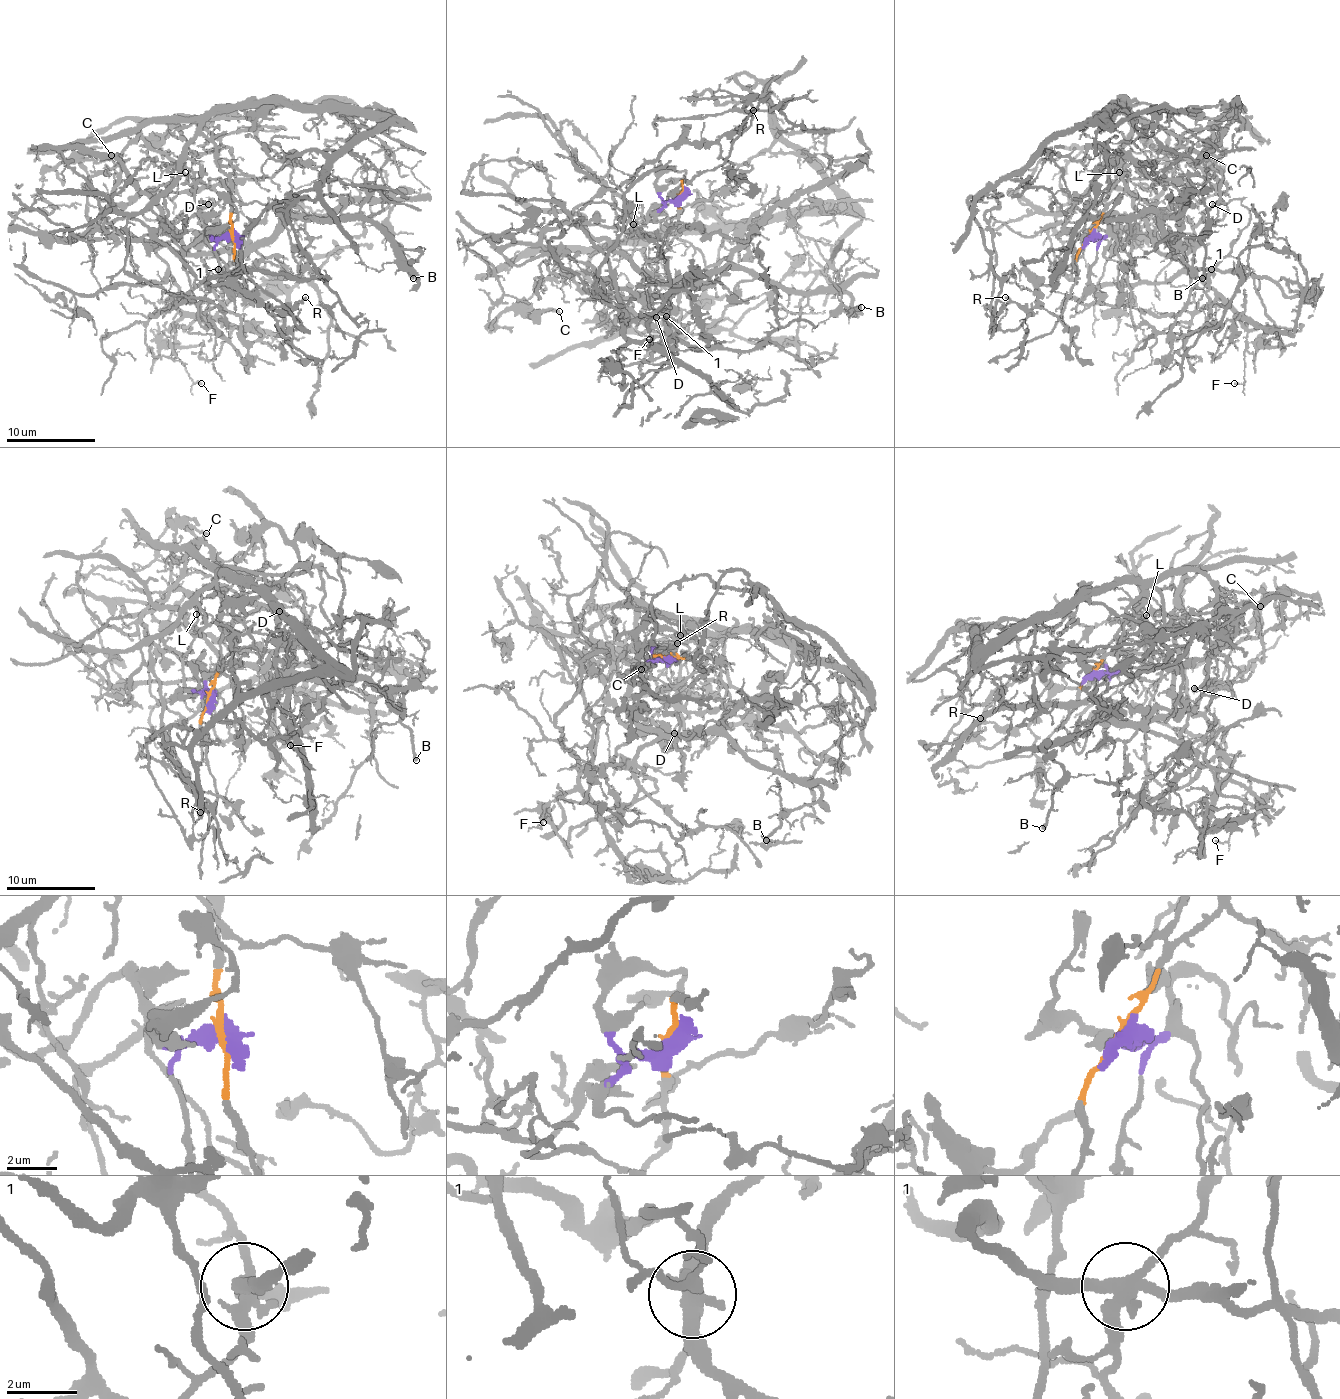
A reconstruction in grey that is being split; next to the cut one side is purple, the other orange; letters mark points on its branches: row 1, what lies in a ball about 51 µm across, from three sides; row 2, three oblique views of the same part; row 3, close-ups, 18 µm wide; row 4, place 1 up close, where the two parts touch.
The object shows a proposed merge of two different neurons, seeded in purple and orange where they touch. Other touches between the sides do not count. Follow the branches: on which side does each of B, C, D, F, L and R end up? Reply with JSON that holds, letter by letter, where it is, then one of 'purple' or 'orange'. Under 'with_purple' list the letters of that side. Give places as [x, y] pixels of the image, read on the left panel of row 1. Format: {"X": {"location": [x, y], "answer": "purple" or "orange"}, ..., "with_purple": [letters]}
{"B": {"location": [413, 278], "answer": "purple"}, "C": {"location": [111, 155], "answer": "orange"}, "D": {"location": [208, 204], "answer": "orange"}, "F": {"location": [201, 383], "answer": "orange"}, "L": {"location": [185, 172], "answer": "orange"}, "R": {"location": [305, 297], "answer": "purple"}, "with_purple": ["B", "R"]}

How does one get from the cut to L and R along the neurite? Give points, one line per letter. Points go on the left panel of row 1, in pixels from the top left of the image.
L: (232, 236), (230, 180), (219, 166), (216, 148), (201, 135), (187, 146), (201, 175), (190, 184), (185, 173)
R: (232, 236), (212, 236), (201, 215), (165, 242), (114, 224), (140, 220), (212, 285), (275, 309), (306, 296)

